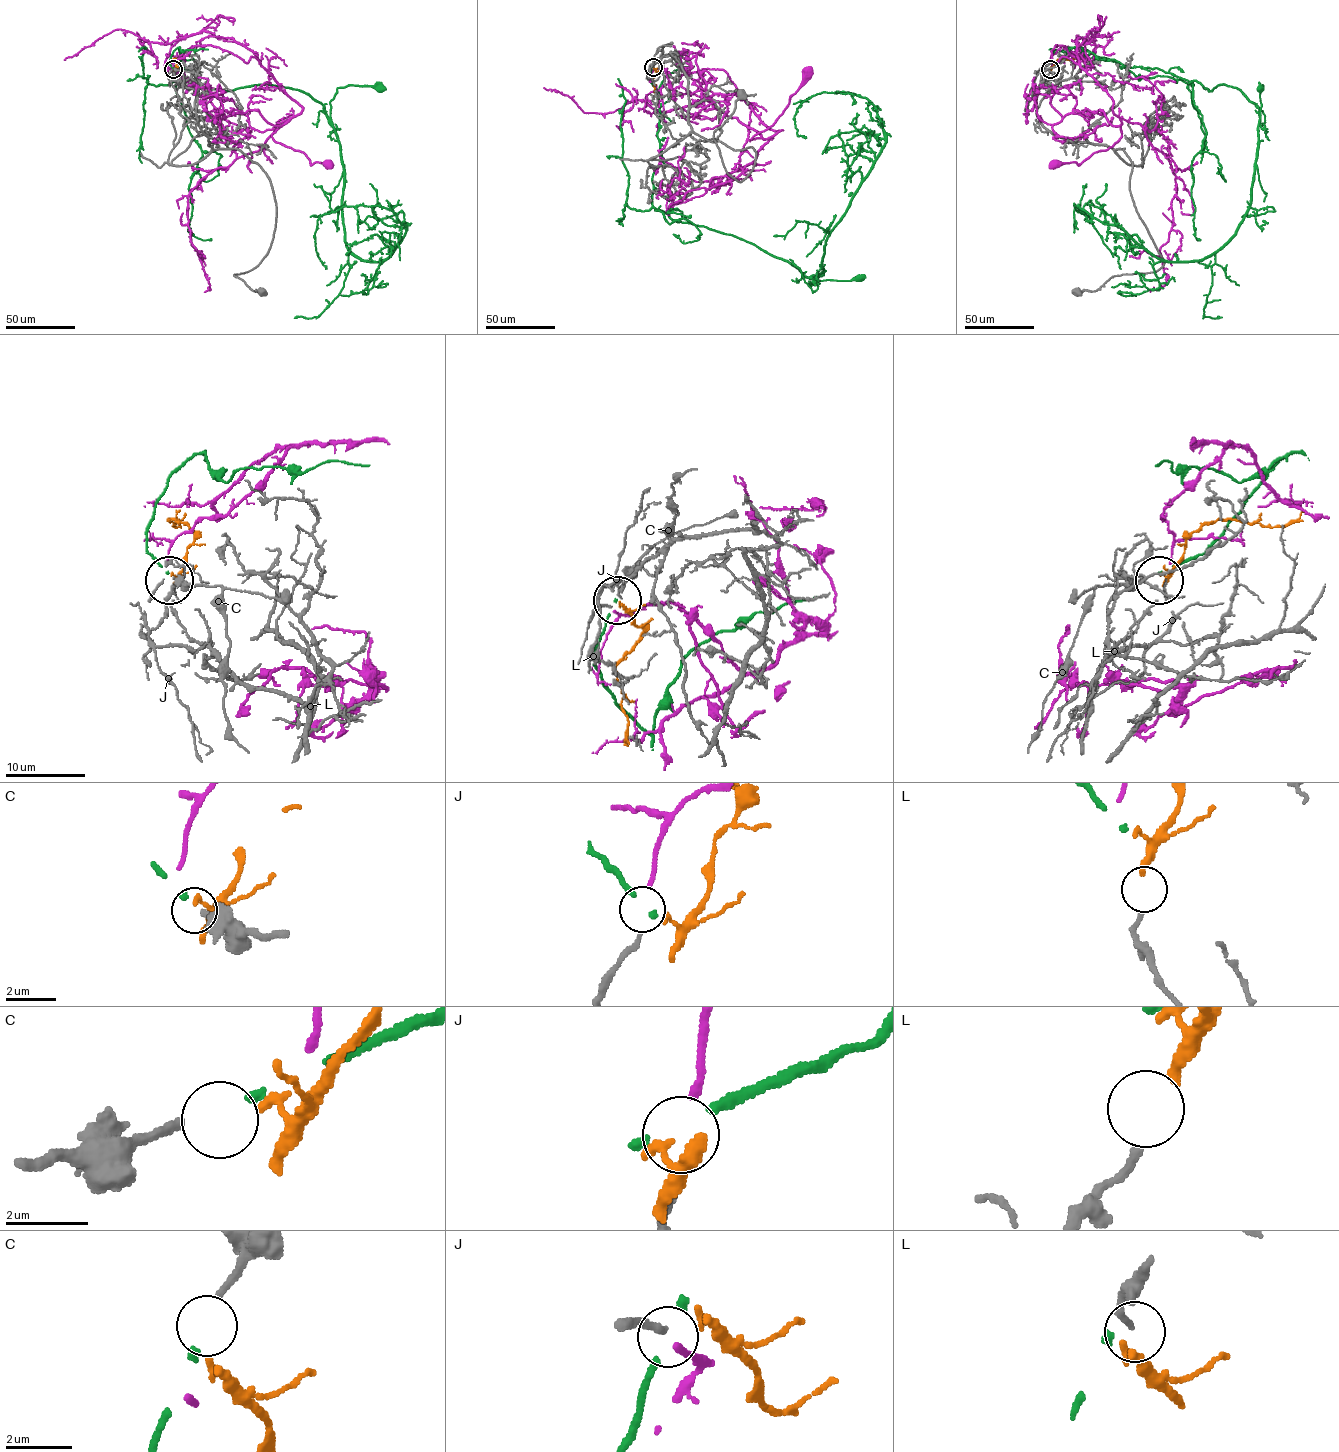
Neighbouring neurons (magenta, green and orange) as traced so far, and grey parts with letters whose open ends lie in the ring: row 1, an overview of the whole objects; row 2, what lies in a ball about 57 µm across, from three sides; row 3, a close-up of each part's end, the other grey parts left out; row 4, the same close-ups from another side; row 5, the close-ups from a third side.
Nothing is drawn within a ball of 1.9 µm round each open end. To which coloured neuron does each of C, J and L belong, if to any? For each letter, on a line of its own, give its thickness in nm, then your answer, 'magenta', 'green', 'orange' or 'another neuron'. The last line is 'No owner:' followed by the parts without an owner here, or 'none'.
C: 220 nm | green
J: 240 nm | magenta
L: 190 nm | orange
No owner: none

